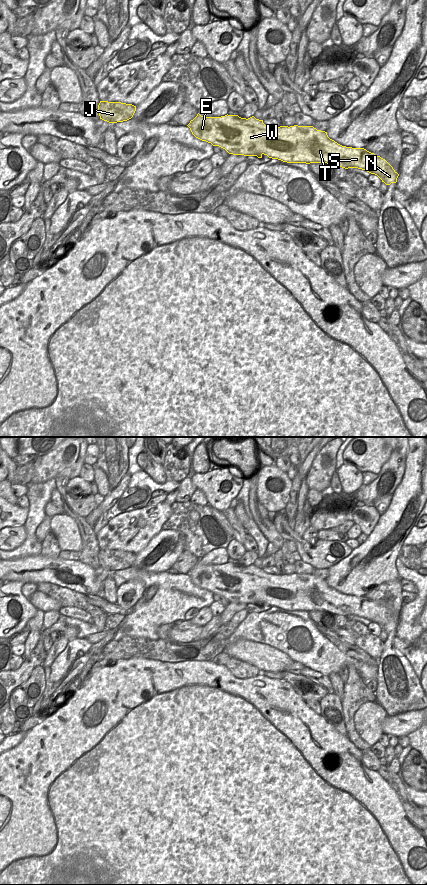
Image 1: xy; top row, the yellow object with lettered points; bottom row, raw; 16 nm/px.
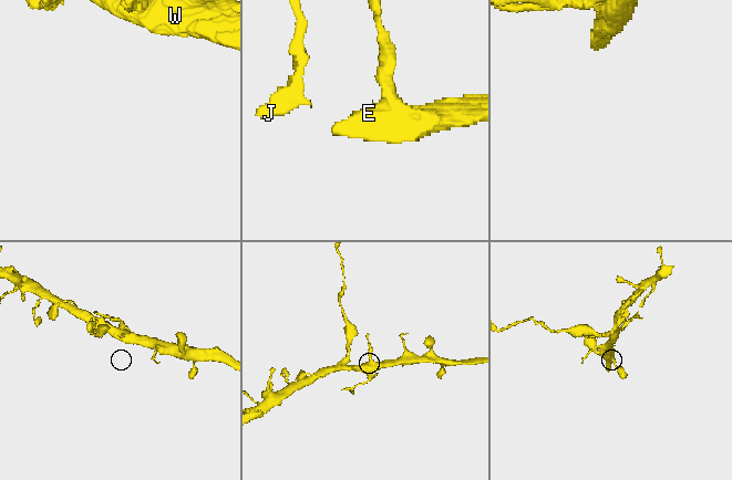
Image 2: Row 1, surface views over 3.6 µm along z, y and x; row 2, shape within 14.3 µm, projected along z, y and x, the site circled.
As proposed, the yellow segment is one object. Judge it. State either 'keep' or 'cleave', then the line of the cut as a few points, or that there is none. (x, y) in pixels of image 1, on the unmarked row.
cleave; cut xy (101, 549), (110, 556), (115, 556), (119, 559), (135, 557)

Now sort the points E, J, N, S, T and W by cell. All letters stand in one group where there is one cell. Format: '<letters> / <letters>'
E N S T W / J

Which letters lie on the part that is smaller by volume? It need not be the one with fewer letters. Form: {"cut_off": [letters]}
{"cut_off": ["J"]}

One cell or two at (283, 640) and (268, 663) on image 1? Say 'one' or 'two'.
two

